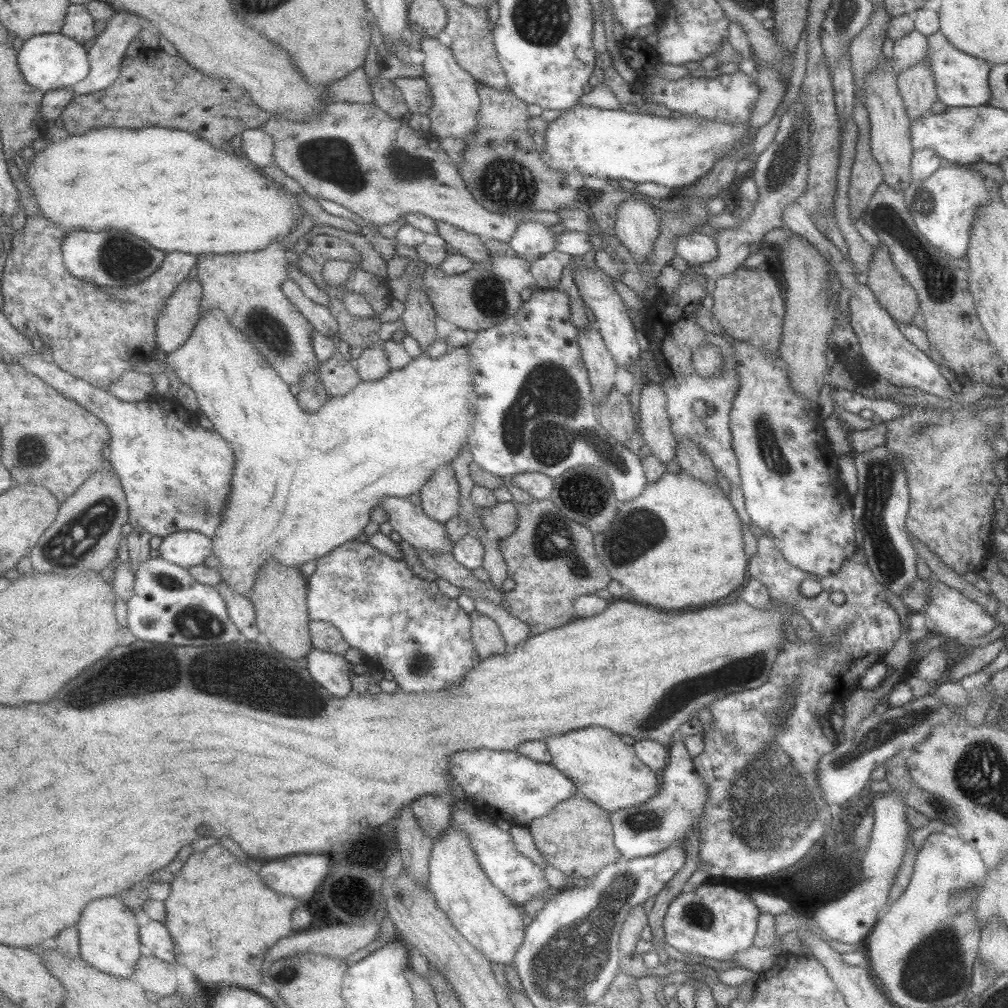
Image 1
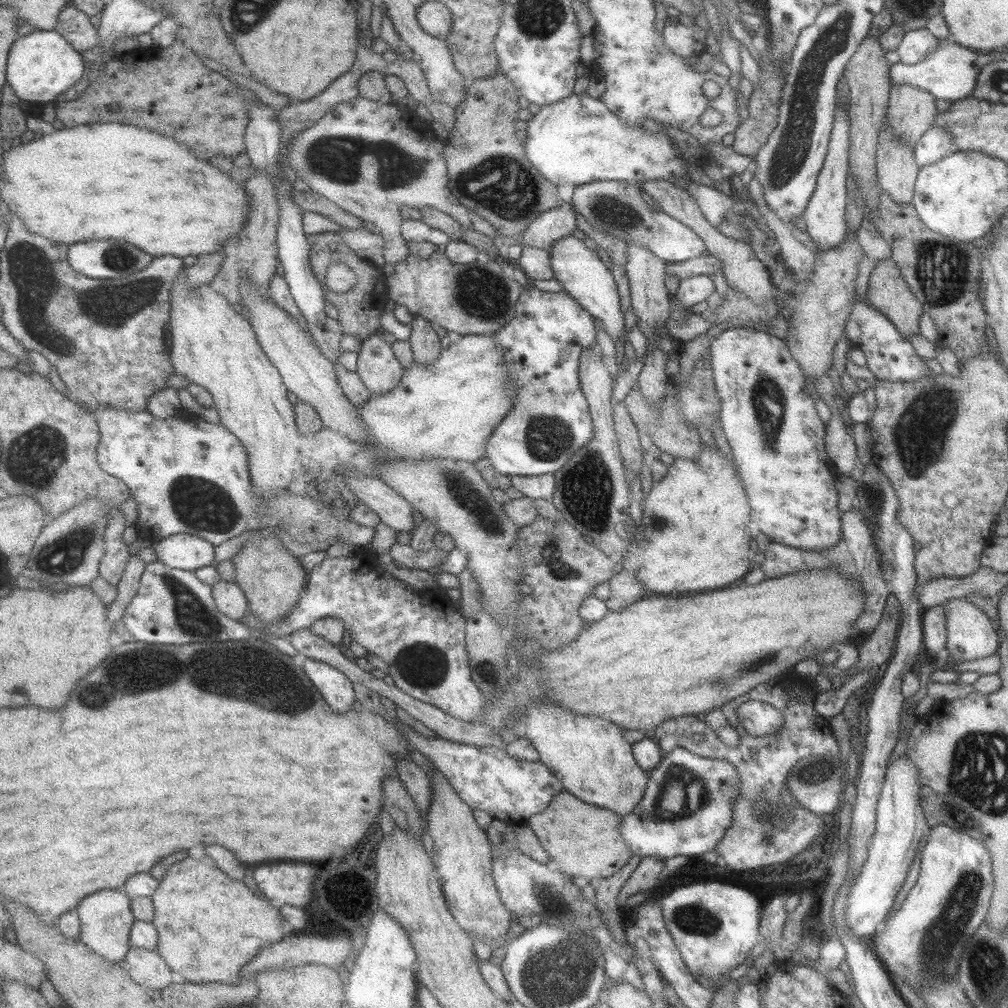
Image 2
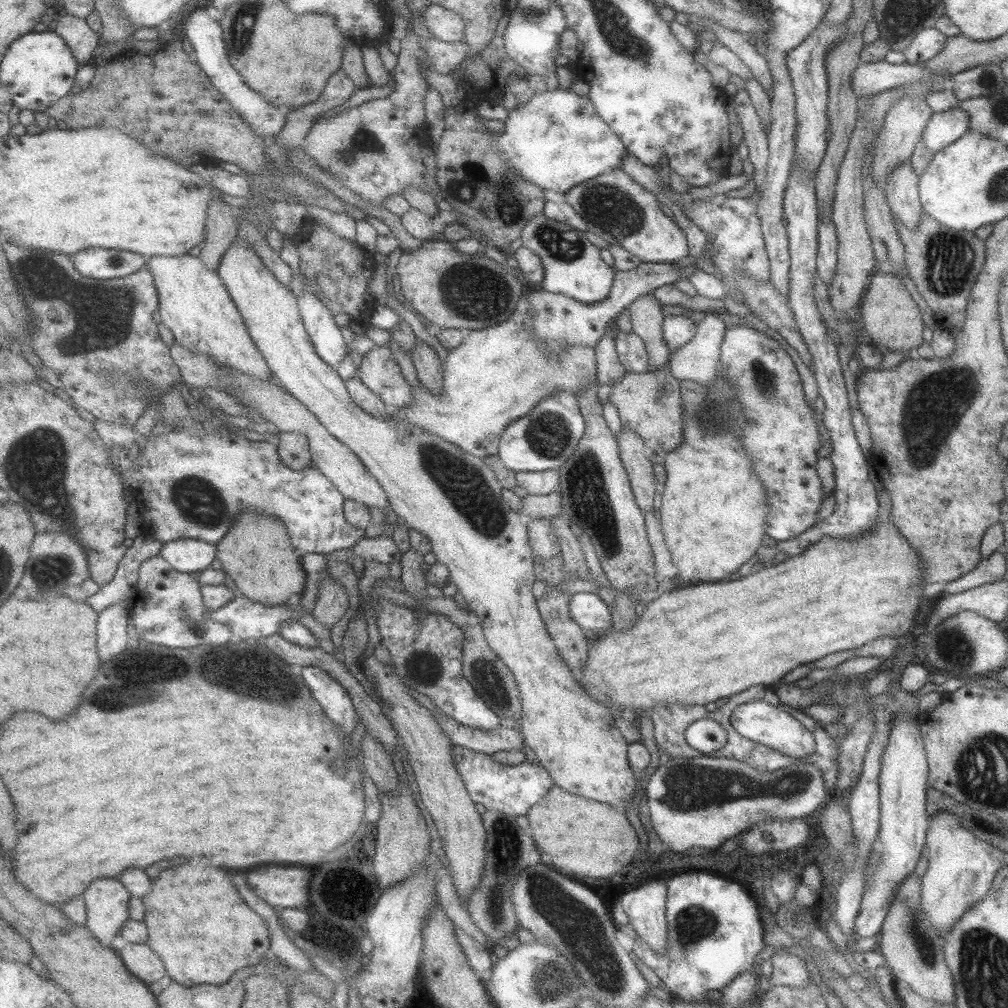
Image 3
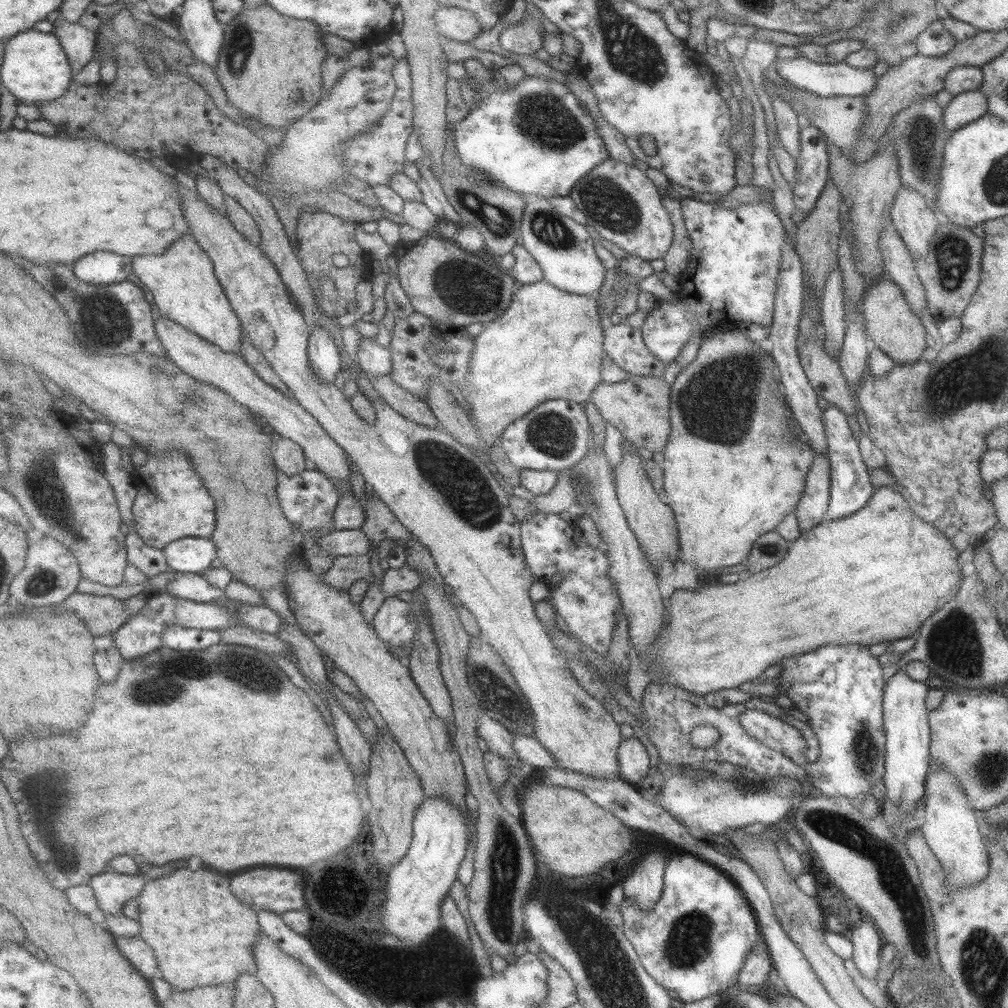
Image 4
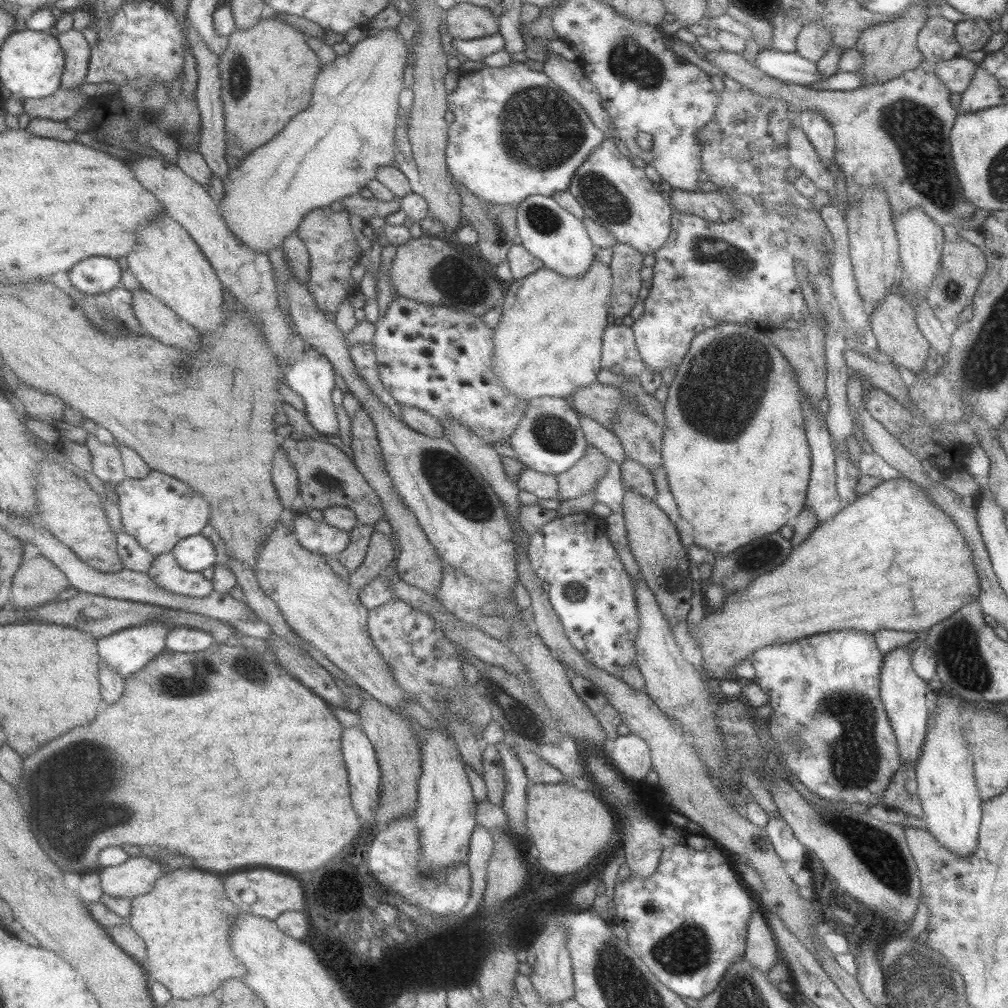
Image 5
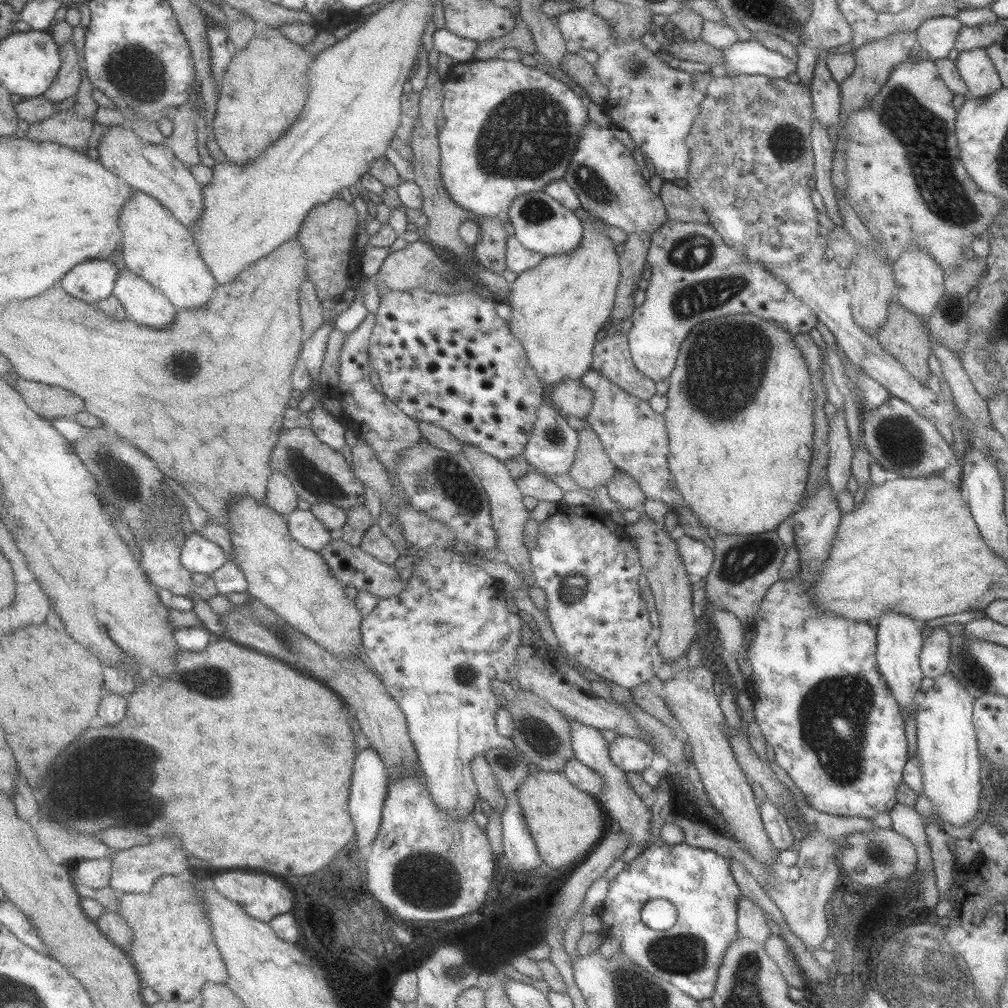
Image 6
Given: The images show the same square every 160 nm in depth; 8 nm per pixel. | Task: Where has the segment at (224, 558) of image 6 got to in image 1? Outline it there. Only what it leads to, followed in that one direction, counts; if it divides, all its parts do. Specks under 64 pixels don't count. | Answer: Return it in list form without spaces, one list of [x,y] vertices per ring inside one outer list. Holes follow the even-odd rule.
[[[183,530],[162,538],[159,552],[165,560],[189,569],[214,555],[214,540],[194,530]]]

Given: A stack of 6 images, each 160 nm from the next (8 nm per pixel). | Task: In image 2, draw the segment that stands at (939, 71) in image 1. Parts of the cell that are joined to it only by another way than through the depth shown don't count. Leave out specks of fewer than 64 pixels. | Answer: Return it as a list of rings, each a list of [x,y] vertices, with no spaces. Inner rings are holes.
[[[941,38],[938,47],[925,60],[915,64],[903,64],[901,61],[890,64],[887,76],[890,84],[908,84],[916,86],[932,94],[934,98],[942,98],[955,102],[970,96],[970,90],[975,86],[977,73],[987,64],[991,57],[987,54],[979,54],[973,49],[965,48],[950,38]]]

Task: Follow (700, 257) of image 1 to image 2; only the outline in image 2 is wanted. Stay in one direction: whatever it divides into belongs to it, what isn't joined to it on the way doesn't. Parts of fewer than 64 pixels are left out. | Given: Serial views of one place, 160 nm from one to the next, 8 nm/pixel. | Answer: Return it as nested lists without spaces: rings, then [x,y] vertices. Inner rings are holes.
[[[602,180],[576,185],[571,194],[571,206],[588,222],[588,228],[596,228],[619,240],[632,242],[651,251],[653,256],[667,263],[681,262],[701,256],[705,250],[703,241],[687,226],[667,216],[660,210],[652,210],[639,195],[634,182]]]

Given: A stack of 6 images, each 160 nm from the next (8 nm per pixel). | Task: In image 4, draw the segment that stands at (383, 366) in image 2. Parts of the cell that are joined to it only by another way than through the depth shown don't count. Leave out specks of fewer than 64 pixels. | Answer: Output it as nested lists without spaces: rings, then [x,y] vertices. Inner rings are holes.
[[[391,374],[383,377],[369,375],[371,384],[386,398],[386,401],[405,418],[413,419],[423,426],[437,426],[438,418],[428,401],[411,394],[405,387],[397,385]]]

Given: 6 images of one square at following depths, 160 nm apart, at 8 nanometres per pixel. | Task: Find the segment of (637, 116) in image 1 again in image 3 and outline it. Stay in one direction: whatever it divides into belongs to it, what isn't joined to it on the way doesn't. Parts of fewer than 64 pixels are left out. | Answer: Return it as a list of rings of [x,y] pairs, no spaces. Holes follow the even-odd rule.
[[[558,87],[535,91],[525,104],[508,110],[502,131],[495,134],[492,146],[506,166],[525,182],[559,194],[598,174],[619,169],[620,158],[627,153],[619,137],[597,116],[586,96]]]

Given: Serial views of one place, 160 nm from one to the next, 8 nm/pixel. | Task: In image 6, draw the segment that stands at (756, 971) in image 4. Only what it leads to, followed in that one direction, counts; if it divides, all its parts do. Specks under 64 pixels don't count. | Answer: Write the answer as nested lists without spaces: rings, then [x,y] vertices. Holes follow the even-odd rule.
[[[746,896],[736,900],[736,926],[738,935],[763,947],[771,930],[767,927],[763,911]]]

